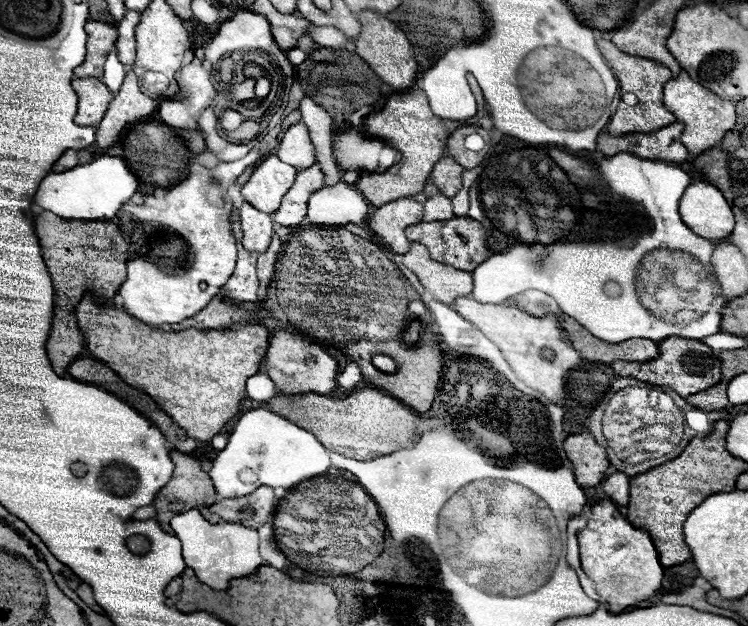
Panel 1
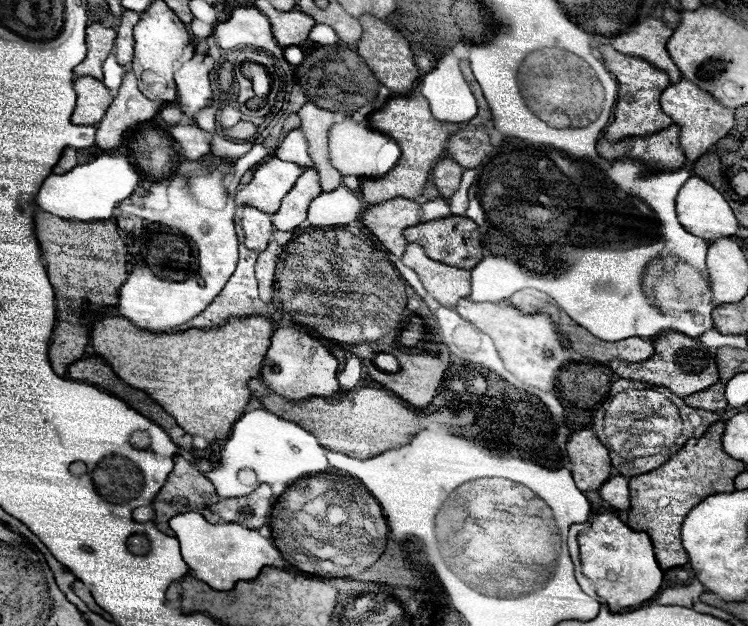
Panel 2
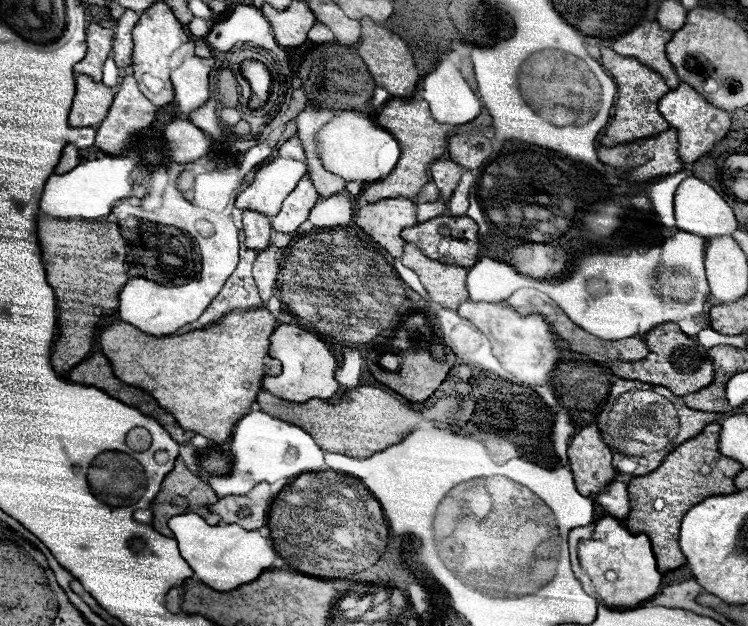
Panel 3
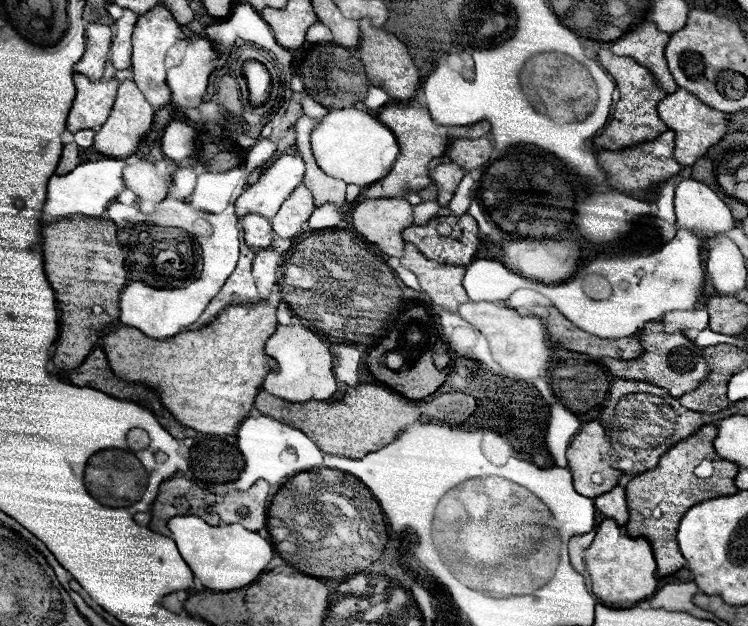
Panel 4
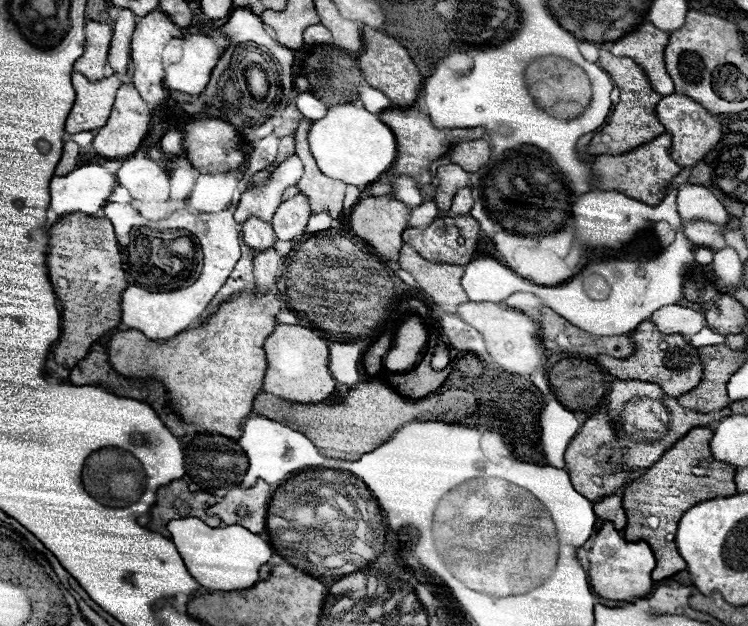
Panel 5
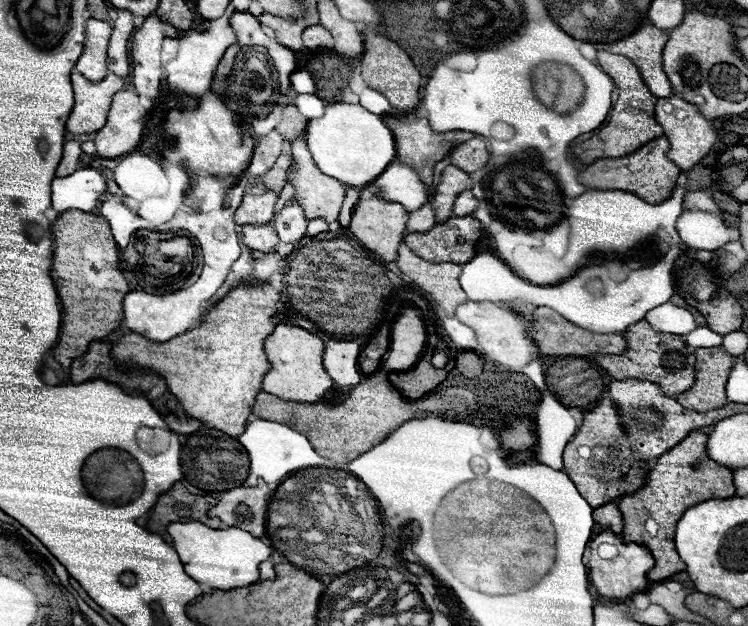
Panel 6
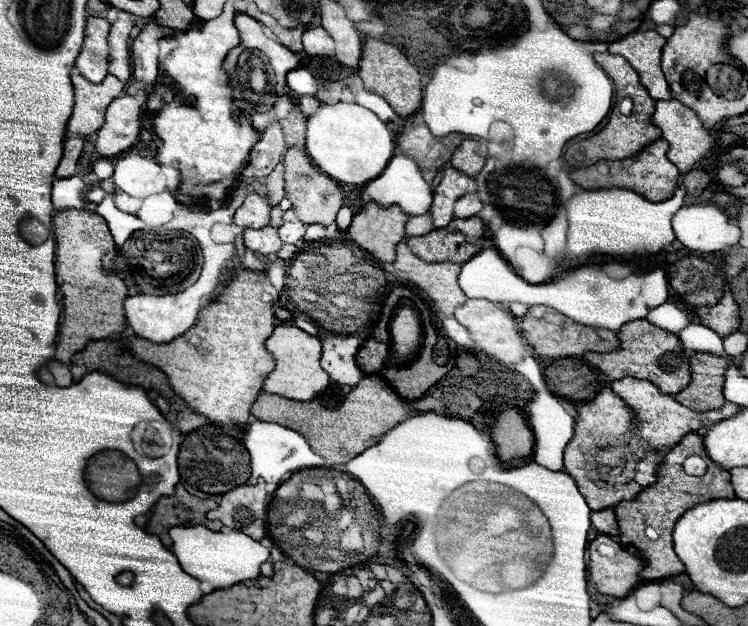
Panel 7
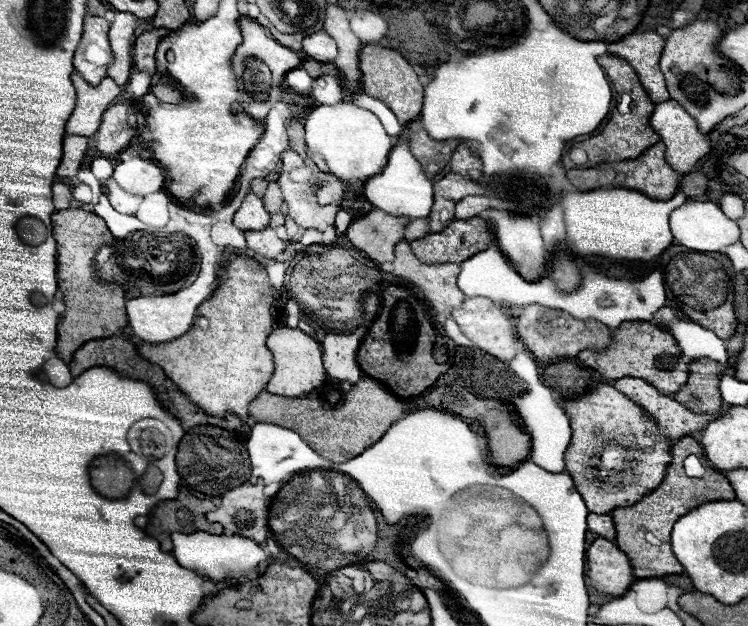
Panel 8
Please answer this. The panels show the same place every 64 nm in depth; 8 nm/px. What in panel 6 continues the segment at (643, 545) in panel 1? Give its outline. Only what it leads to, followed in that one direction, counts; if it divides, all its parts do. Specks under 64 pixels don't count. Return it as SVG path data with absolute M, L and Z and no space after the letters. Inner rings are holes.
M604 530L600 532L594 540L592 540L592 556L590 556L590 582L592 586L598 590L600 596L606 596L606 598L618 598L618 600L624 600L624 598L630 598L638 592L644 592L648 586L650 586L650 580L646 578L648 570L652 570L654 566L654 558L652 554L648 552L646 546L640 546L640 544L624 544L614 532L610 530ZM600 544L614 544L618 548L618 556L612 558L612 560L604 560L598 556L598 546Z

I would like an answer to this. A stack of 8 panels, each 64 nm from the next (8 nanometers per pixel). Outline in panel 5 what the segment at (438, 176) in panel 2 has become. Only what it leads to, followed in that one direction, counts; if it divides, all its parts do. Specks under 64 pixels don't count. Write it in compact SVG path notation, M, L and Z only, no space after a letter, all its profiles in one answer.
M448 164L438 168L438 188L436 188L436 206L440 210L450 210L452 198L460 186L468 184L468 172L464 172L458 164Z

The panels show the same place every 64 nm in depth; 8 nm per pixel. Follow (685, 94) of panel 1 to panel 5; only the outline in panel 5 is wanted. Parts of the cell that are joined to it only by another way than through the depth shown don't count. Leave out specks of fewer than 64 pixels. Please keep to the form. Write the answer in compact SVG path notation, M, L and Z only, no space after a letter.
M684 94L664 96L656 106L656 116L660 118L660 122L664 122L666 132L672 134L672 158L680 166L694 166L722 138L722 122L720 122L718 114L710 114L708 110L704 110L702 104L694 102L692 98L688 98Z

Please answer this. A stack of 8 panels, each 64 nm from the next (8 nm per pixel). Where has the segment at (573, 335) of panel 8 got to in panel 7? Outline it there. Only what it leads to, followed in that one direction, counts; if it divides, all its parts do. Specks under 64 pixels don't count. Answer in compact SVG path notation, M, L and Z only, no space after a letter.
M534 306L530 312L522 316L520 322L524 338L530 342L530 346L536 350L538 356L544 358L558 358L558 356L582 356L586 352L614 352L620 346L620 340L616 332L602 330L602 328L590 328L580 326L572 322L570 318L564 318L560 312L544 306Z

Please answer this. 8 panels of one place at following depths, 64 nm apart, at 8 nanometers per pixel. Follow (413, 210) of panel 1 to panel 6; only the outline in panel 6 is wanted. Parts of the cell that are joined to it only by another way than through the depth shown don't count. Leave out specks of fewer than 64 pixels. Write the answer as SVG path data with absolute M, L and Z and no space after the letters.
M374 196L370 200L360 200L352 212L352 222L350 222L350 232L372 252L382 256L386 262L394 262L398 258L398 246L404 238L406 232L406 222L408 222L408 212L404 210L402 204L398 202L388 202L380 196Z

